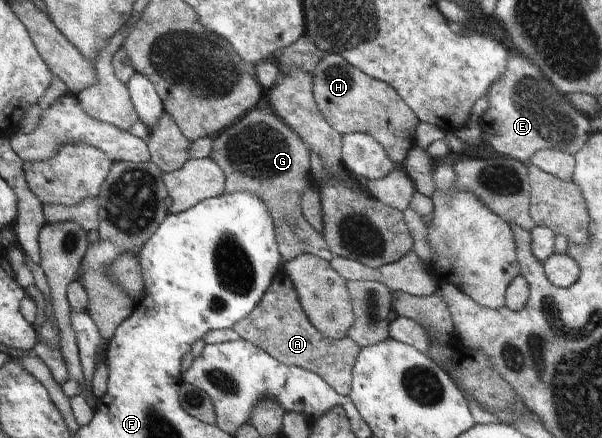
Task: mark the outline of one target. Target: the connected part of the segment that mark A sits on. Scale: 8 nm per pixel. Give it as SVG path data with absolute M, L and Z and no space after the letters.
M283 268L276 272L272 283L245 318L232 329L246 341L252 342L269 356L286 365L295 365L317 373L335 392L348 396L351 390L353 367L362 349L353 339L326 337L317 330L304 313L293 283Z

